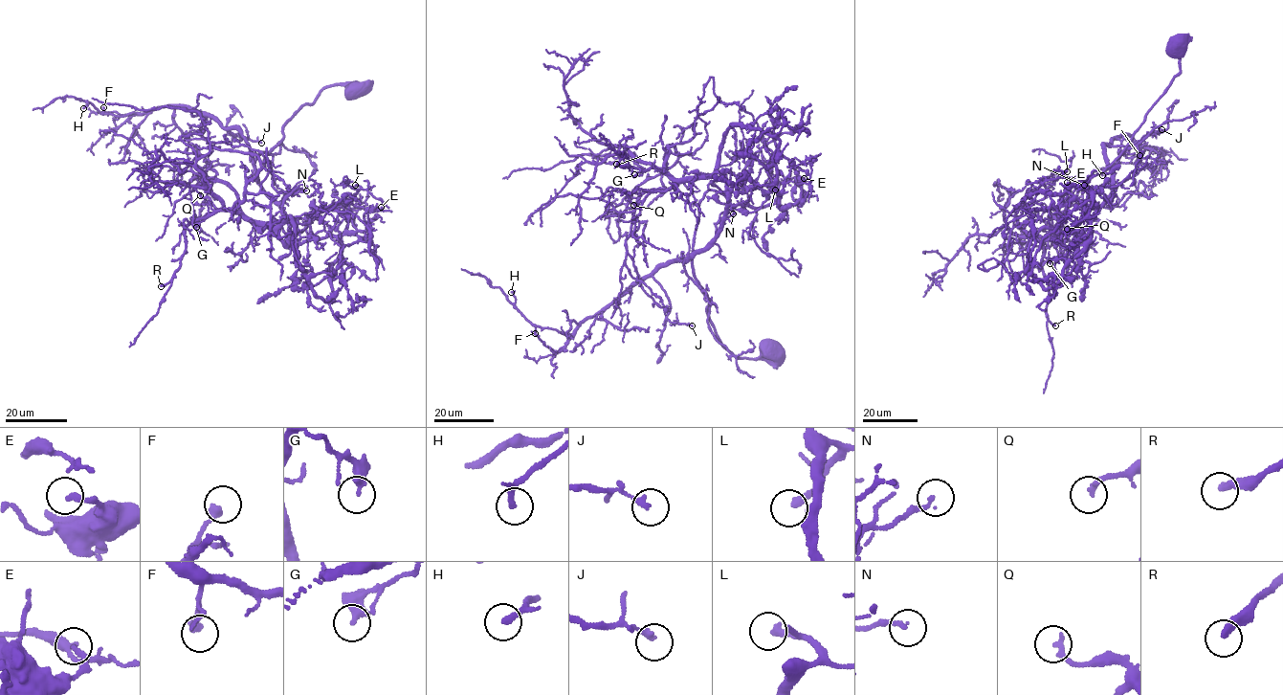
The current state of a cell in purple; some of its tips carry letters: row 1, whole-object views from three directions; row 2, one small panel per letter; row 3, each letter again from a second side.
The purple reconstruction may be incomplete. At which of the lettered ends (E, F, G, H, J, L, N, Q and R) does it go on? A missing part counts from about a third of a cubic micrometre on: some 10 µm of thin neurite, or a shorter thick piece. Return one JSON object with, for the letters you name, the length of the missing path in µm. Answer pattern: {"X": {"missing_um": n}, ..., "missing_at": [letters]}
{"L": {"missing_um": 8}, "R": {"missing_um": 15}, "missing_at": ["L", "R"]}

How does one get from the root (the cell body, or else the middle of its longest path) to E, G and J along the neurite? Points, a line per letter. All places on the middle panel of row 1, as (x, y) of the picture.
E: (769, 348), (742, 358), (718, 337), (692, 263), (698, 209), (723, 194), (718, 172), (780, 207), (804, 178)
G: (769, 348), (757, 358), (732, 354), (706, 311), (692, 258), (702, 195), (723, 194), (712, 175), (634, 174)
J: (769, 348), (727, 351), (694, 273), (718, 172), (718, 232), (652, 275), (668, 320), (692, 325)

